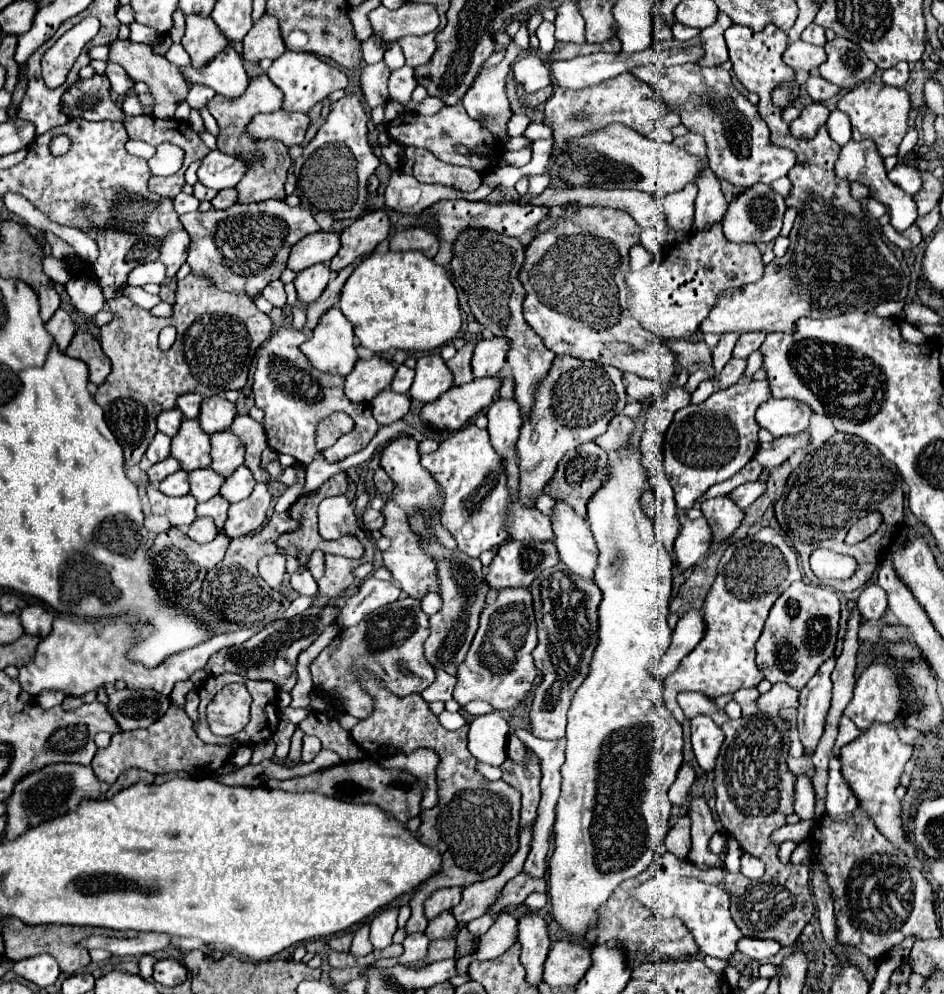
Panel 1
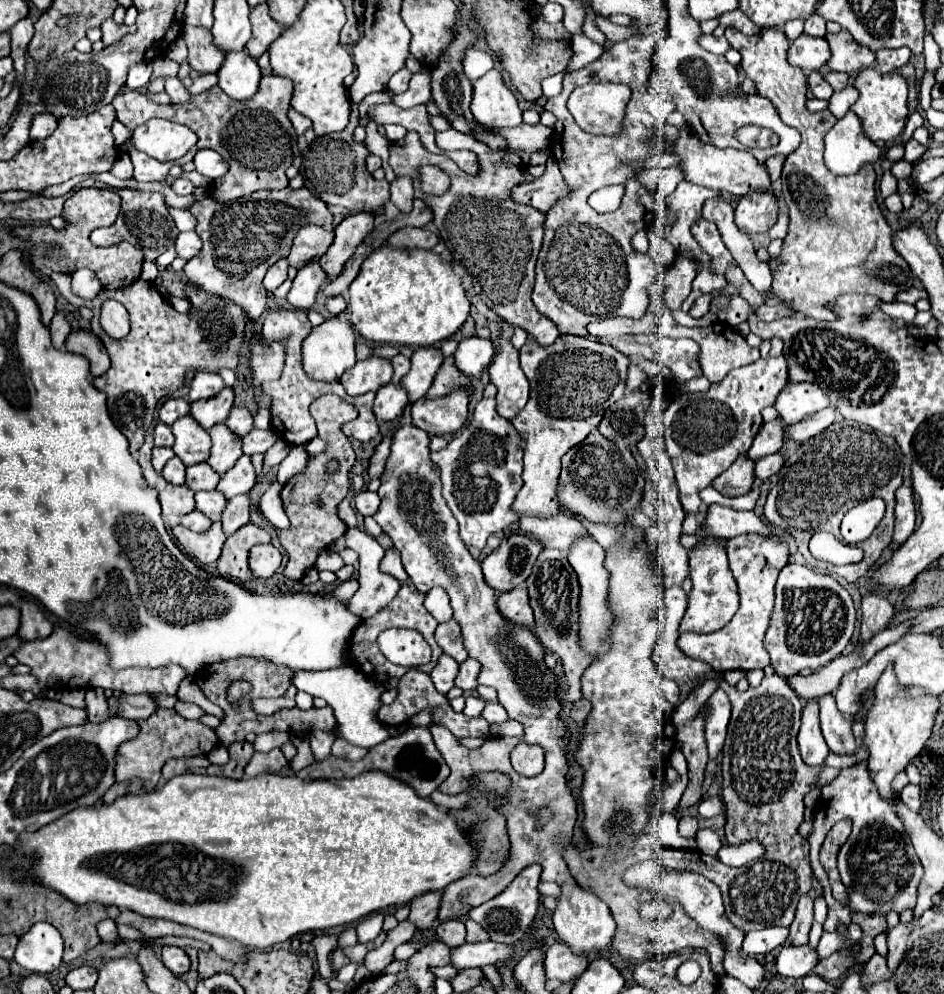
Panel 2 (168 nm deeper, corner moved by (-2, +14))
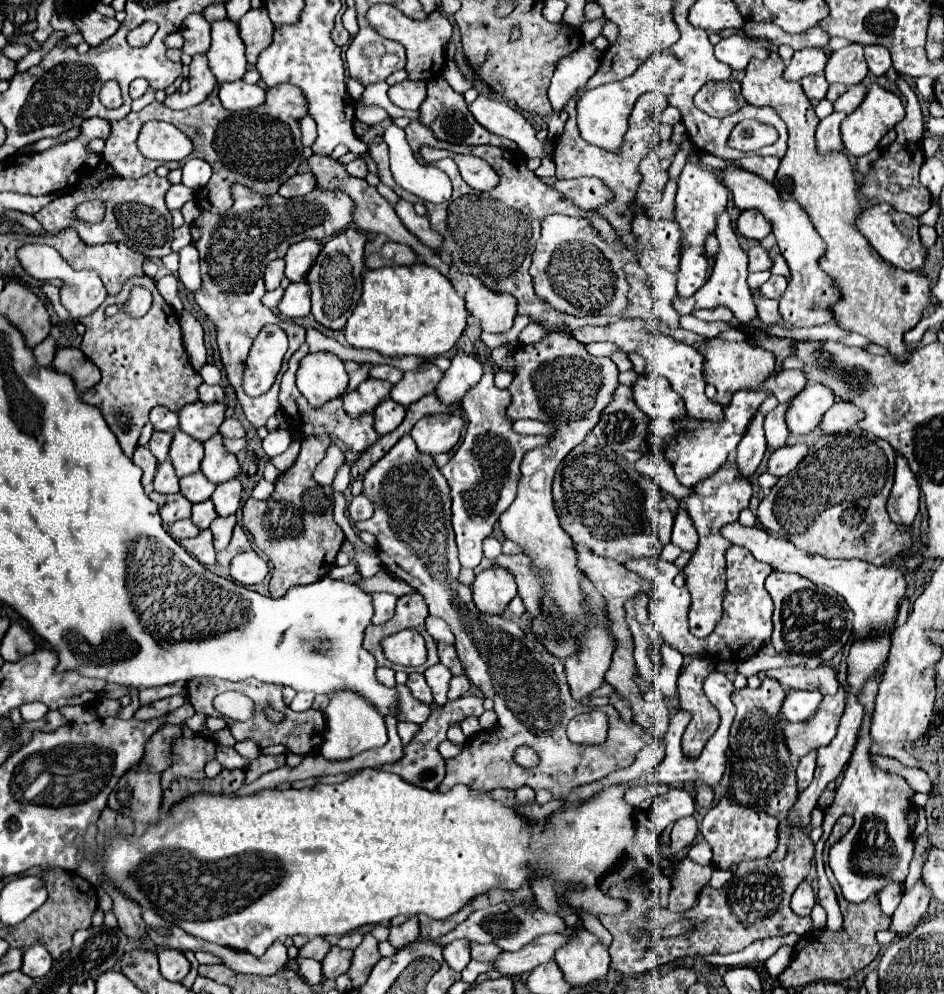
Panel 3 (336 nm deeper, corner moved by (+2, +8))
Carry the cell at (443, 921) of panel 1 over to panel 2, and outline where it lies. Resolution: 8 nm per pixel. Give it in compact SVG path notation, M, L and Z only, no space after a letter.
M457 918L457 920L445 920L437 924L437 936L449 946L459 946L465 944L465 924Z

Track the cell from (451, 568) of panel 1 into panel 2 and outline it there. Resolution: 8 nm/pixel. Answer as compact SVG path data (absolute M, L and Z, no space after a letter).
M447 620L447 622L439 624L435 630L435 640L441 646L441 650L445 654L449 654L451 658L455 658L459 664L467 658L461 626L455 620Z

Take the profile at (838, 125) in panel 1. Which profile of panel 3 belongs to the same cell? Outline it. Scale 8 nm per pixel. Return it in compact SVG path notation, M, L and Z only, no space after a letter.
M857 84L857 86L851 86L841 98L837 98L835 100L835 110L839 110L839 112L845 112L845 114L851 114L861 102L863 102L863 98L865 98L865 94L867 94L867 88L863 86L863 84Z

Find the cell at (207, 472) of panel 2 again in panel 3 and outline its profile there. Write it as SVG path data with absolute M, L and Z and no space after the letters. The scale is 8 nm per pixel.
M195 472L195 474L189 474L189 476L181 478L181 480L179 480L179 486L181 486L181 494L183 494L191 504L209 500L211 494L213 494L213 490L215 490L215 484L209 482L201 472Z

